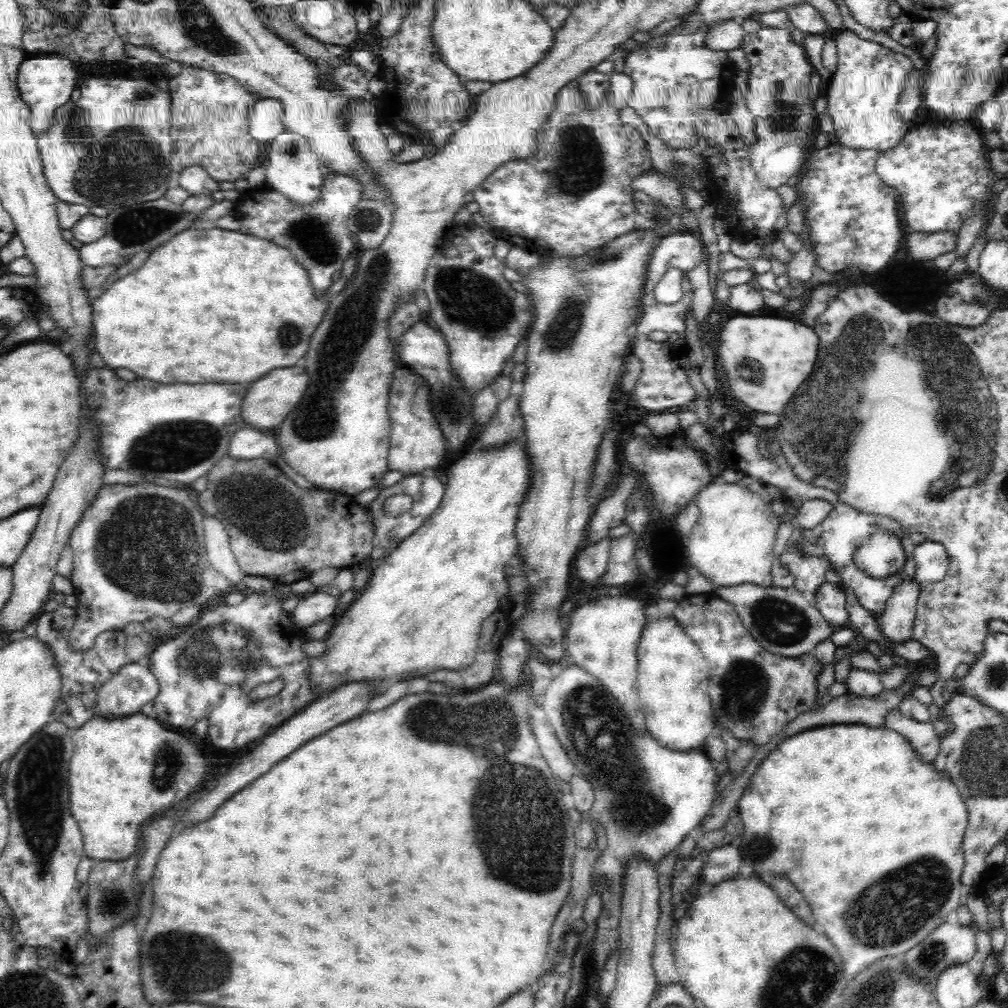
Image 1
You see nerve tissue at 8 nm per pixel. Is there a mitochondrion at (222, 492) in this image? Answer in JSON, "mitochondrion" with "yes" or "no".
{"mitochondrion":"yes"}

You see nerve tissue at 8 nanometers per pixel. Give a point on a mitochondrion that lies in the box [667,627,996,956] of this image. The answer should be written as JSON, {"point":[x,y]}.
{"point":[904,914]}

